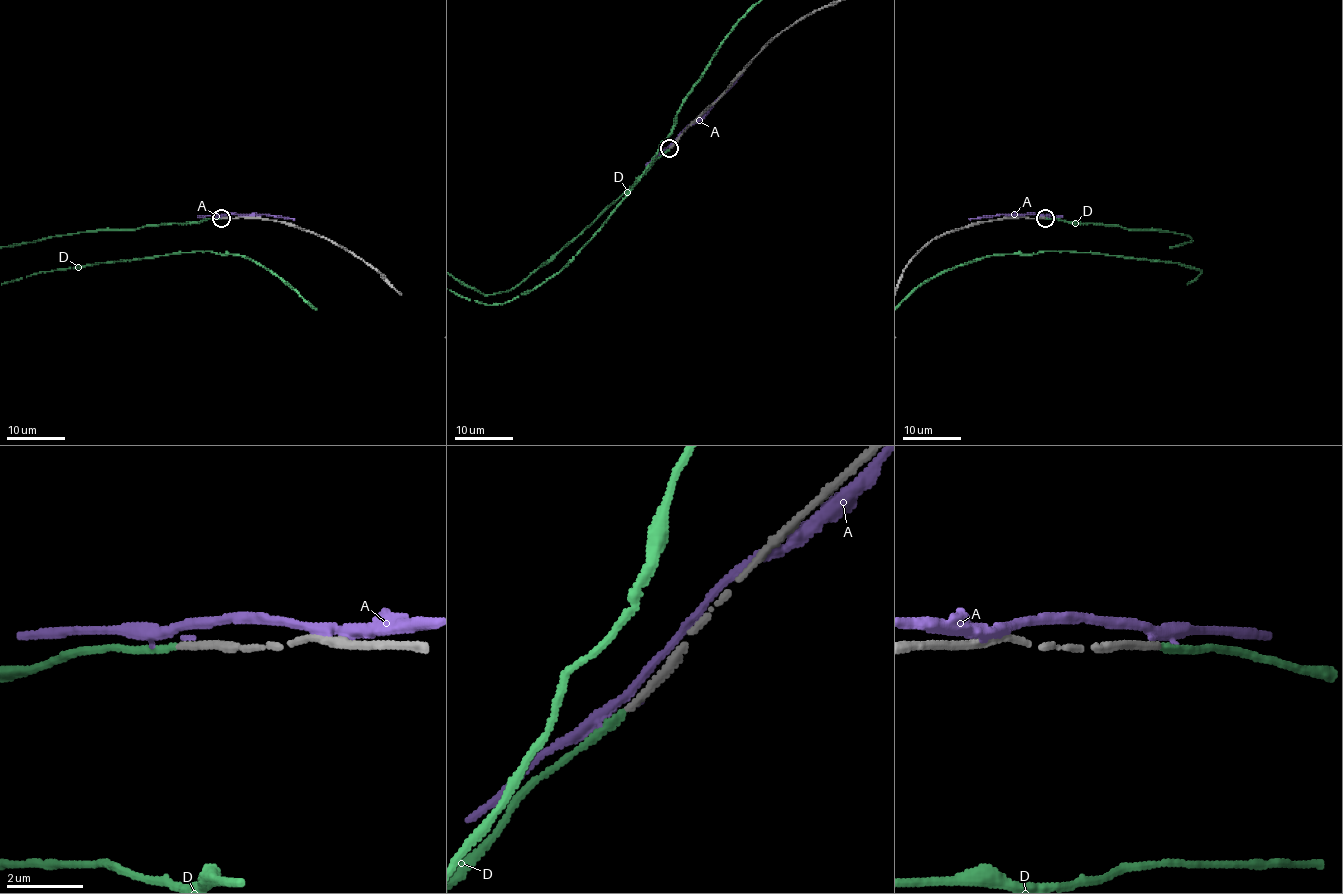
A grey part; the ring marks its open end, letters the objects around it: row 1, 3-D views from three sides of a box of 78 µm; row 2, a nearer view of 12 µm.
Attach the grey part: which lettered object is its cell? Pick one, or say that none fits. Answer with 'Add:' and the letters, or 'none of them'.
Add: D

